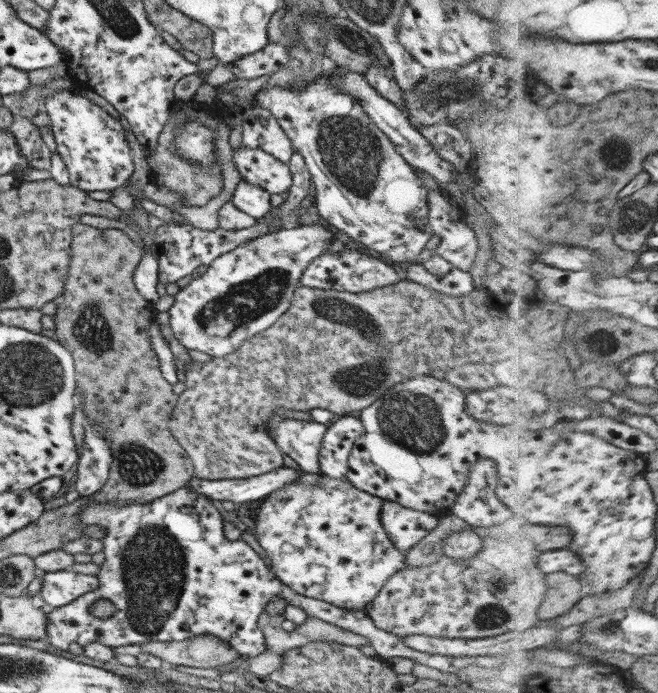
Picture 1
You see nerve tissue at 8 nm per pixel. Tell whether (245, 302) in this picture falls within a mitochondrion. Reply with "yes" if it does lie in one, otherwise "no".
yes

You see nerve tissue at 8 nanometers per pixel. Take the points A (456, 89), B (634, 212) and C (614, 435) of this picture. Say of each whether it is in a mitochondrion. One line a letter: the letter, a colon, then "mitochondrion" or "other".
A: mitochondrion
B: mitochondrion
C: other

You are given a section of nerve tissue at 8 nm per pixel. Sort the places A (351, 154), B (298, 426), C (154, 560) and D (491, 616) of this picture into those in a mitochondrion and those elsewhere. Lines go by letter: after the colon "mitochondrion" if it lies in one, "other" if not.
A: mitochondrion
B: other
C: mitochondrion
D: mitochondrion

